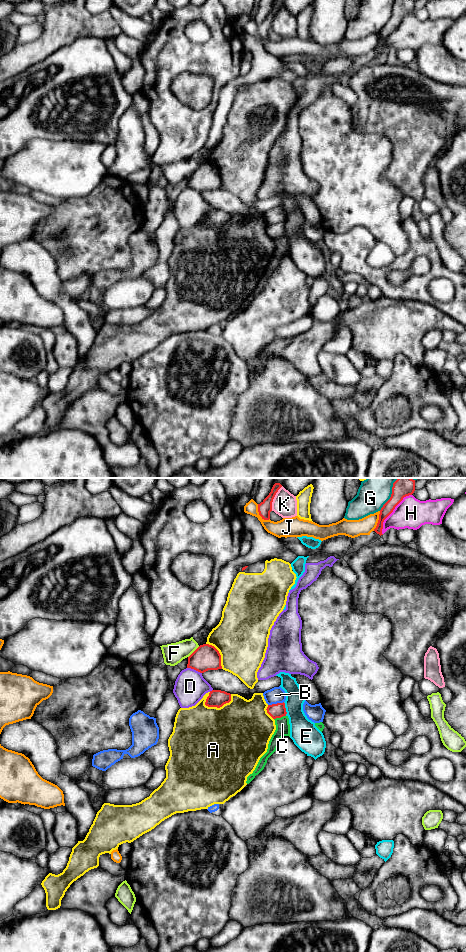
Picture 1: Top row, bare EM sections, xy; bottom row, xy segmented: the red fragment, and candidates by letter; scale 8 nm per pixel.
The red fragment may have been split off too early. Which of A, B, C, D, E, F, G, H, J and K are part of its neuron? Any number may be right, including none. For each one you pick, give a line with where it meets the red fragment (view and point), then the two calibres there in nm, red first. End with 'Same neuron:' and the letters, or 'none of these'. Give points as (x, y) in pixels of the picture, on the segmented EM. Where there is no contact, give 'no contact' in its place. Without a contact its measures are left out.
C: xy (279, 717) | 120/110 nm
Same neuron: C

